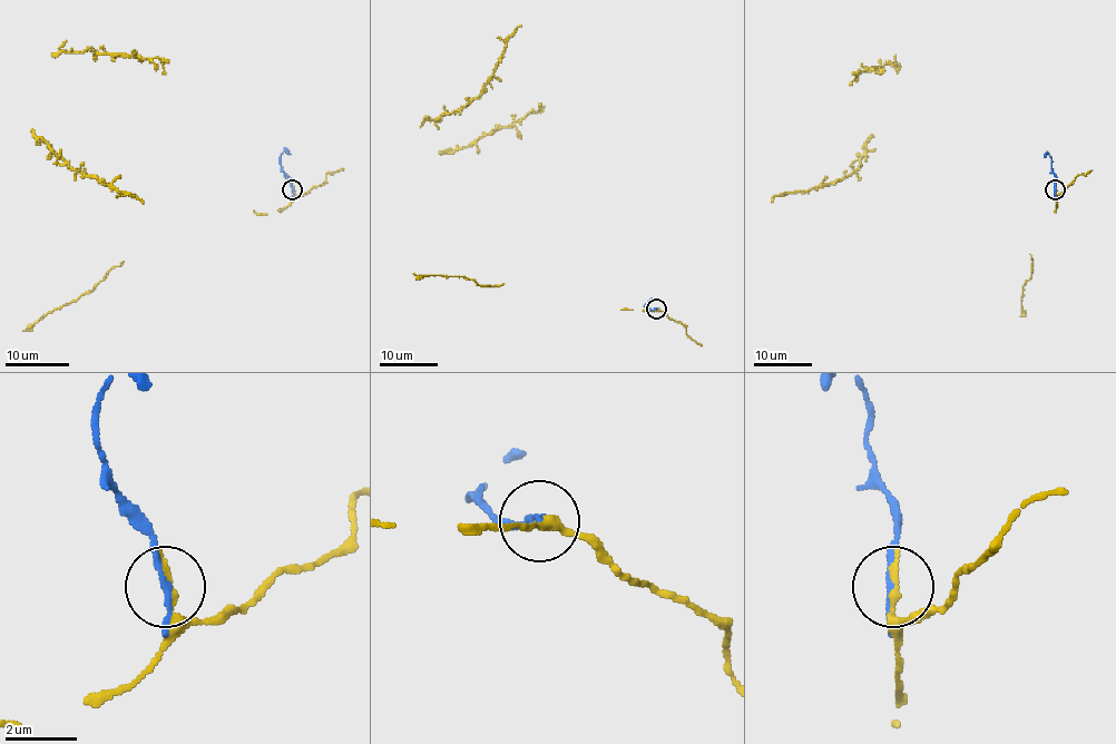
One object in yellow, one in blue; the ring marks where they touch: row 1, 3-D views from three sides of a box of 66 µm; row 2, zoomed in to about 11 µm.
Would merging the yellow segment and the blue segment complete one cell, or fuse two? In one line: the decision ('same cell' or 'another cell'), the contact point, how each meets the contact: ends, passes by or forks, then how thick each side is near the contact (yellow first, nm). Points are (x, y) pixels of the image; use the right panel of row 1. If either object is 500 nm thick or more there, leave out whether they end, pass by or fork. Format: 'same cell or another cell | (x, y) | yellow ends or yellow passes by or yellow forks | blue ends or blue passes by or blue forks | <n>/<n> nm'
same cell | (1055, 189) | yellow ends | blue passes by | 220/150 nm

